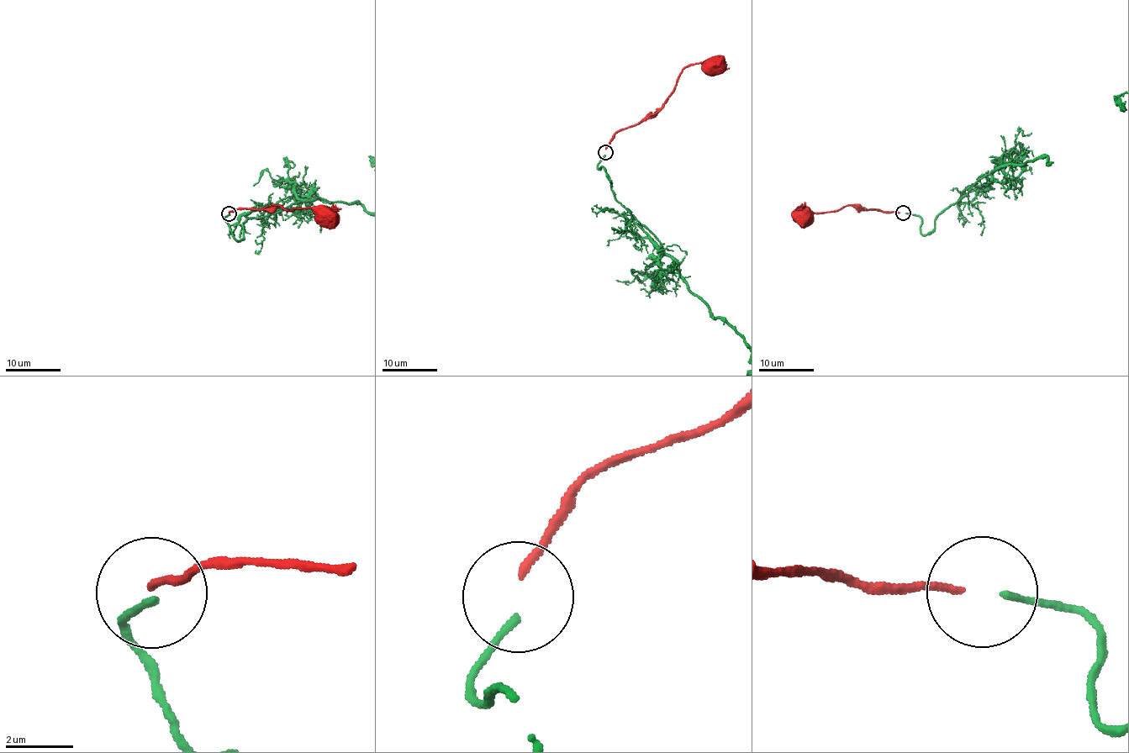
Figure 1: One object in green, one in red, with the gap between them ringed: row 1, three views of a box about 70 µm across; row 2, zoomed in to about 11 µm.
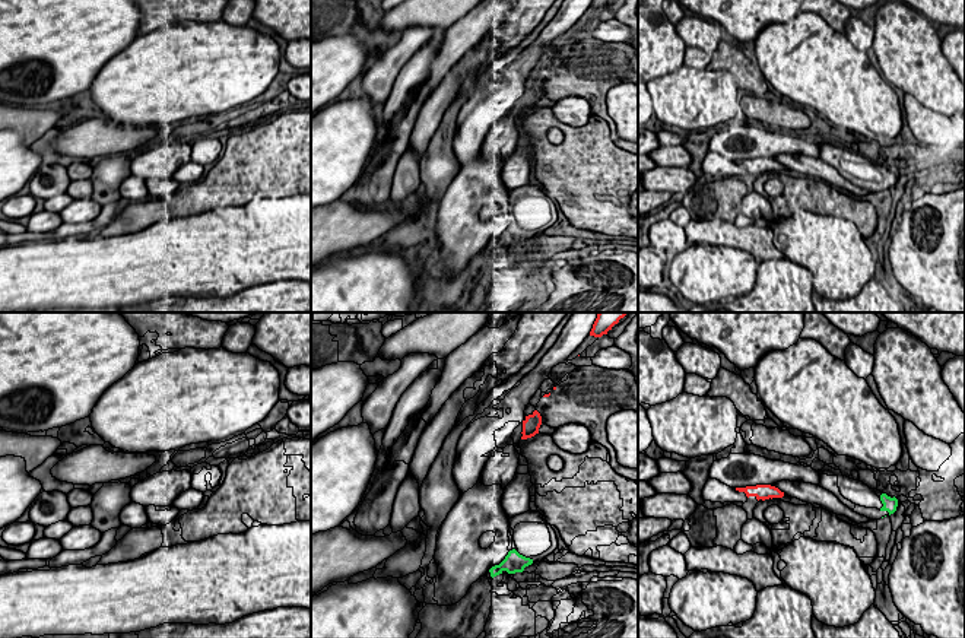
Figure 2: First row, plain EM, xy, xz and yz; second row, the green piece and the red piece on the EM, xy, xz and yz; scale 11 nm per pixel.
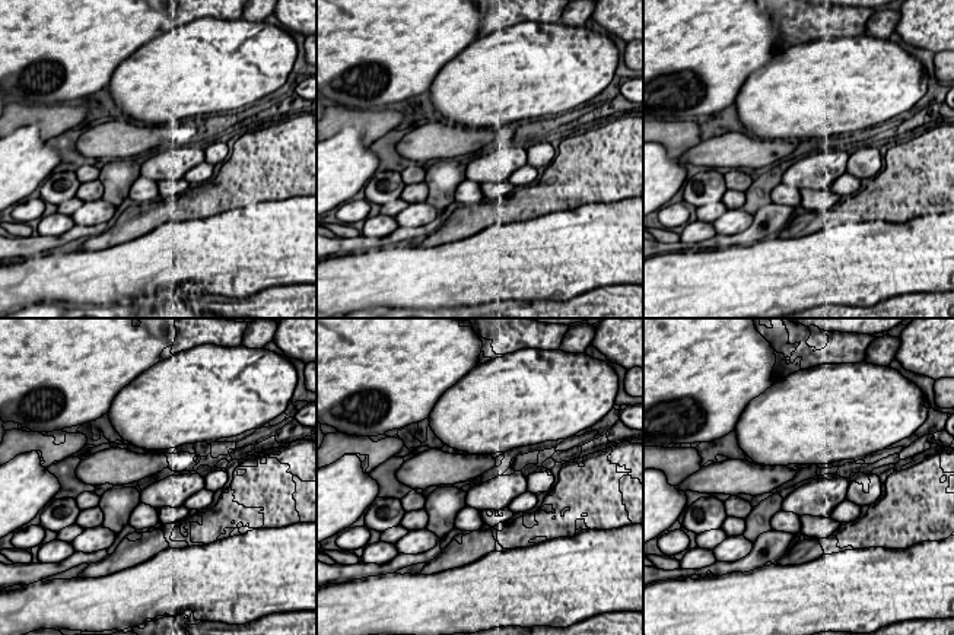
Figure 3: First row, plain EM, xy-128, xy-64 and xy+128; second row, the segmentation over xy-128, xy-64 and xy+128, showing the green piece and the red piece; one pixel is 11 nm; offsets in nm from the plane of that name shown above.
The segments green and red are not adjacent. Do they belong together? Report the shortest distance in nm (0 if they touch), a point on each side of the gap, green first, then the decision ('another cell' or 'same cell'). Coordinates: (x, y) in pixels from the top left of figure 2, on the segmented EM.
1050 nm | yz (881, 495), (783, 495) | another cell

